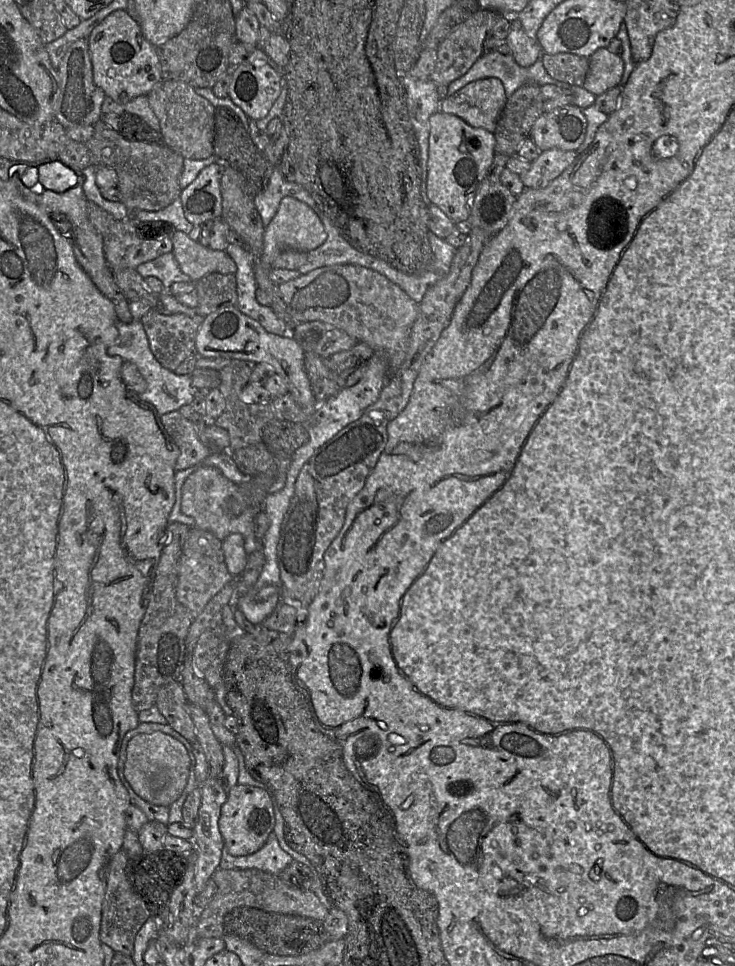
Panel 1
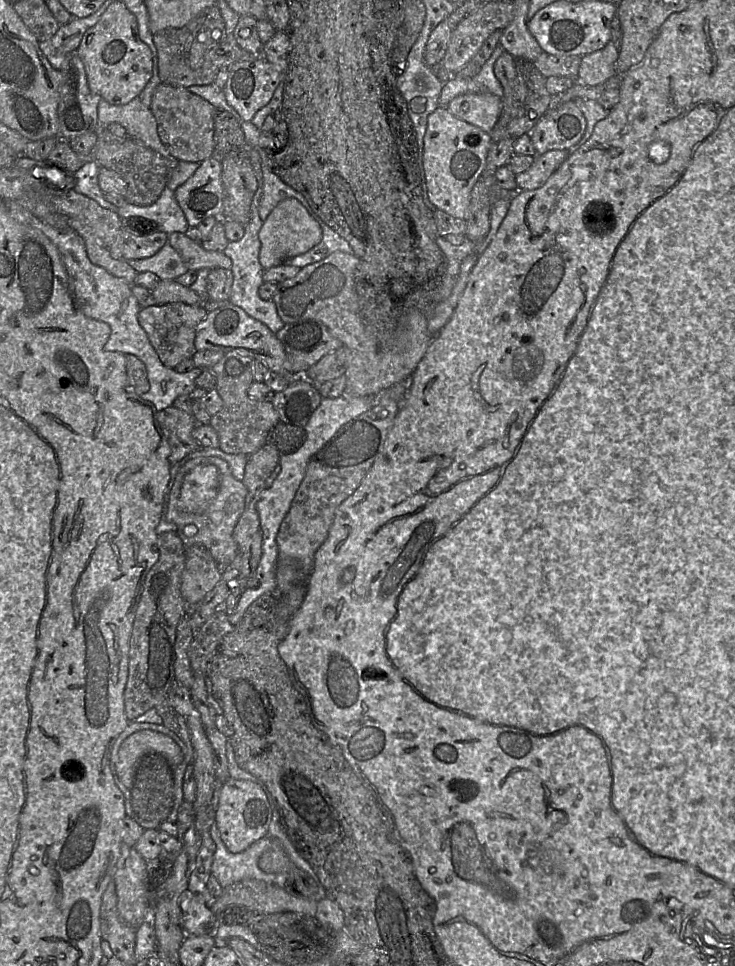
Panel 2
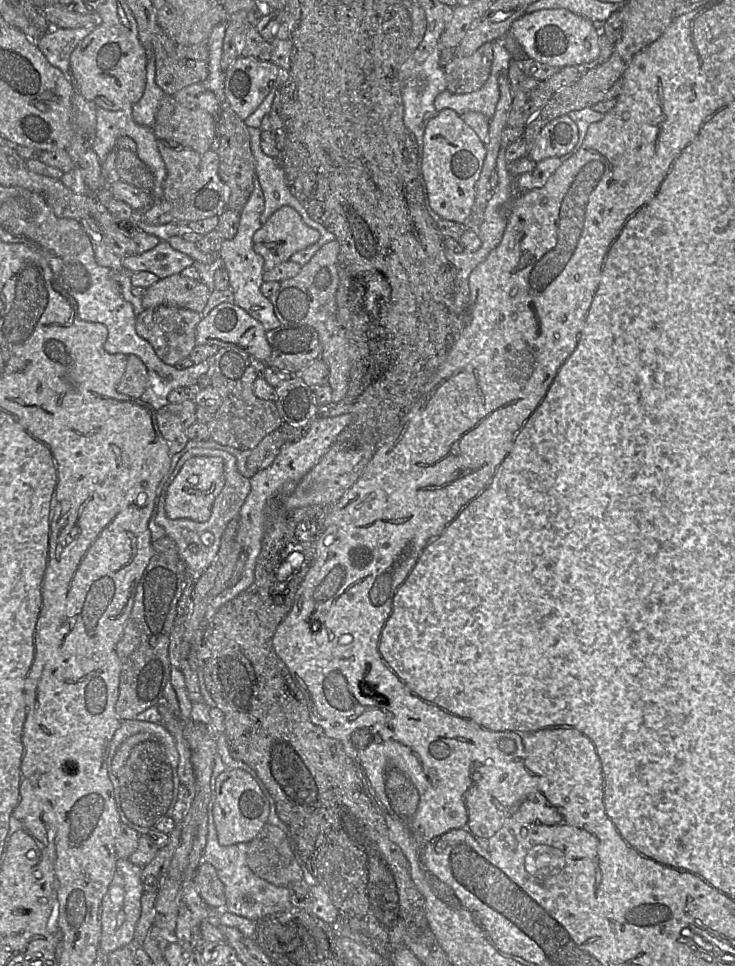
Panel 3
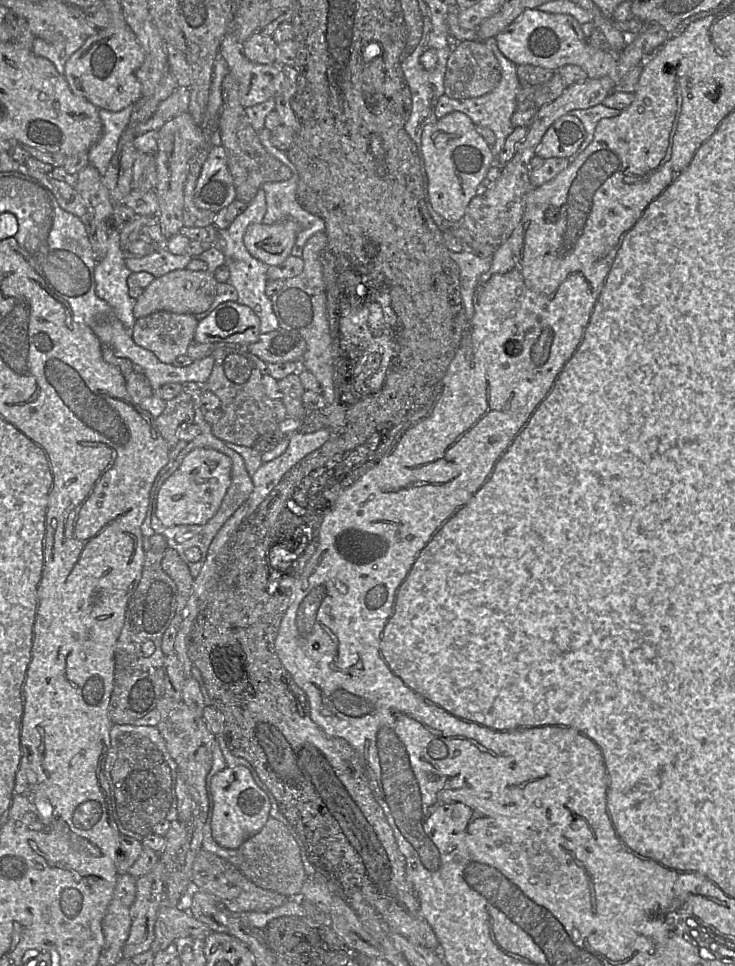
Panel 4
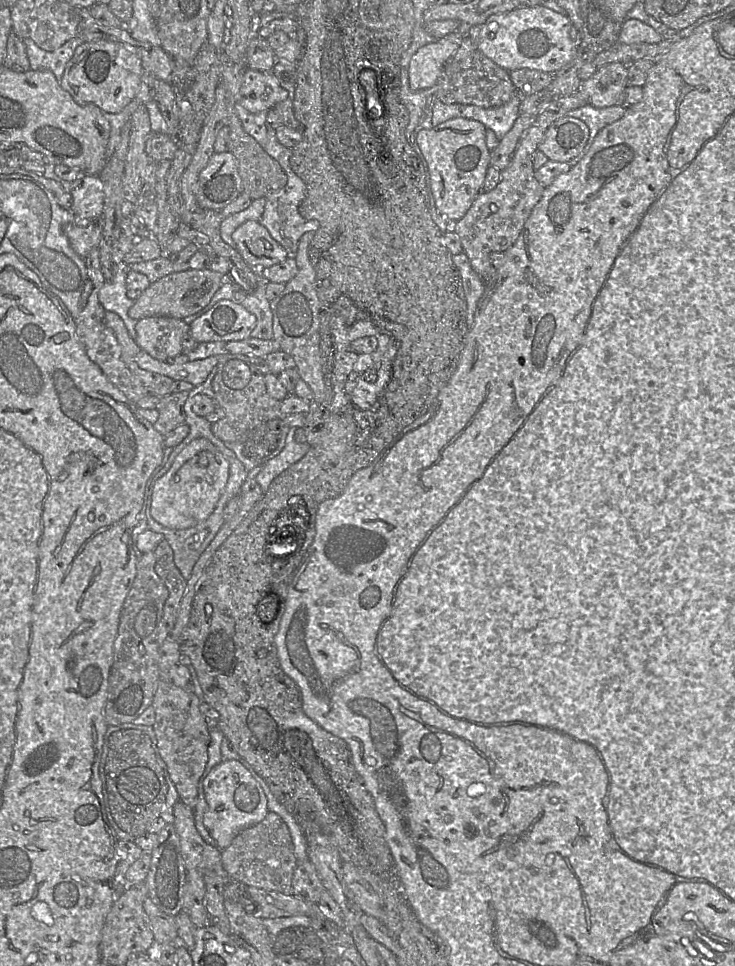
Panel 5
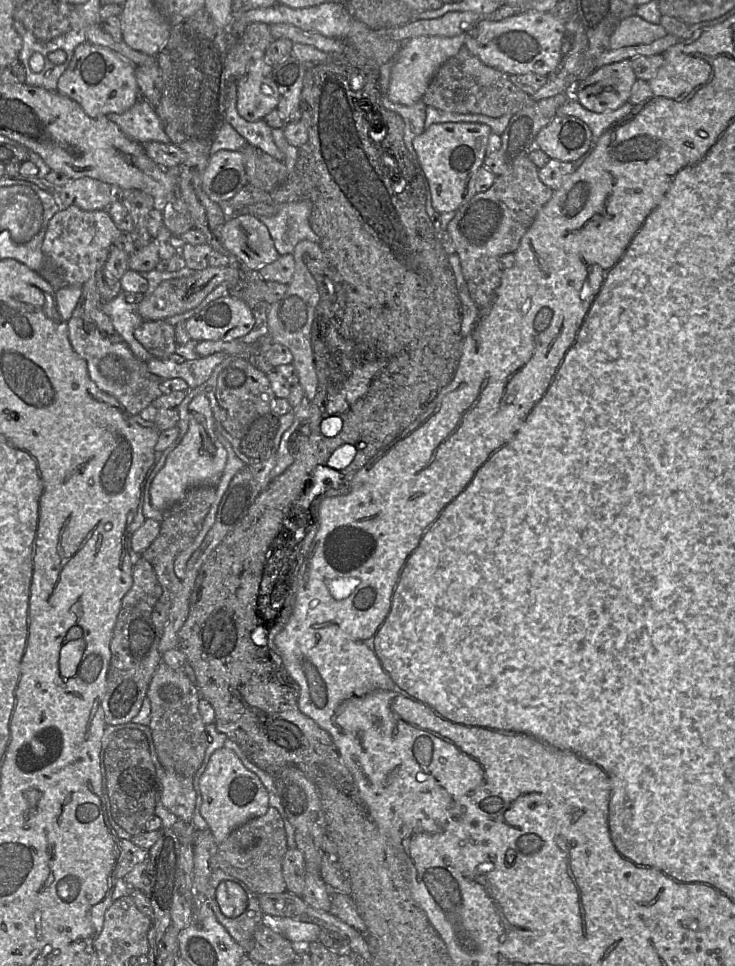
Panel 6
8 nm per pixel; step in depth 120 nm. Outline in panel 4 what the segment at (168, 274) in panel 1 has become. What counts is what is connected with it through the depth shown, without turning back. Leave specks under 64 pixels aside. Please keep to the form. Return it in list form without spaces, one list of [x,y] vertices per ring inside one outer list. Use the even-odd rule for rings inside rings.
[[[157,246],[146,256],[126,259],[125,264],[132,273],[144,271],[159,278],[175,270],[186,269],[192,259],[187,254],[174,255],[165,246]]]

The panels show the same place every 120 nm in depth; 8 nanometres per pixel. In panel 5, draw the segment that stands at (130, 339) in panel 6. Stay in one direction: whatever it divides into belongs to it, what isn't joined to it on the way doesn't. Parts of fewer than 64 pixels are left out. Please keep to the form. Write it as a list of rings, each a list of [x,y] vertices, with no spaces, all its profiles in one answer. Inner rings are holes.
[[[126,264],[114,265],[114,275],[111,280],[106,280],[99,290],[98,299],[106,311],[116,313],[124,322],[129,335],[135,340],[135,325],[137,320],[129,316],[129,309],[135,300],[126,295],[126,277],[129,267]]]

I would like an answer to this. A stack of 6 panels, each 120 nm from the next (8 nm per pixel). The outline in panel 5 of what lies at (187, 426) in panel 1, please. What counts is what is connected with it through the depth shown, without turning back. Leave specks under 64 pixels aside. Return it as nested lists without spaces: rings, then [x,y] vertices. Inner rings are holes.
[[[172,392],[169,395],[159,397],[156,407],[159,417],[153,426],[160,434],[167,435],[177,426],[185,423],[183,407],[188,398],[188,392]]]

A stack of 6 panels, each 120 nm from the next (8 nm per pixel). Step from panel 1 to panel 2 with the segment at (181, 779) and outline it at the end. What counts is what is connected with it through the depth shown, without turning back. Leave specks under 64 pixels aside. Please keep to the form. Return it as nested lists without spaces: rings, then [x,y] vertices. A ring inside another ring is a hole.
[[[140,730],[120,744],[117,760],[113,764],[114,779],[129,787],[131,776],[136,771],[136,762],[148,752],[162,754],[171,768],[184,761],[183,749],[171,737],[151,730]]]

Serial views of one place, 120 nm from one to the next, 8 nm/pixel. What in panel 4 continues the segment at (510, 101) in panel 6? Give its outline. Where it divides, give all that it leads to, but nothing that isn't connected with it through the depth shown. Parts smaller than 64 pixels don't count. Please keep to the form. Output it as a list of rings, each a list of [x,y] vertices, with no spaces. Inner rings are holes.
[[[463,40],[454,43],[446,64],[444,94],[453,99],[466,99],[492,91],[499,83],[500,67],[490,47],[484,40]]]

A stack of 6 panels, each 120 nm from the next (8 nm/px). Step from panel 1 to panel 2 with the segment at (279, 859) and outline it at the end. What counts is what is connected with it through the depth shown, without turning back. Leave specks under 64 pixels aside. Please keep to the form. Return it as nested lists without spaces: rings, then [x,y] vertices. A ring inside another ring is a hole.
[[[214,818],[214,822],[212,822],[212,828],[210,831],[210,874],[215,877],[215,879],[217,880],[218,884],[222,889],[224,889],[225,887],[228,887],[231,884],[234,884],[236,882],[239,882],[245,879],[261,880],[276,886],[283,887],[284,883],[287,881],[288,873],[267,874],[263,872],[258,867],[258,864],[257,864],[261,854],[270,846],[271,839],[272,838],[267,834],[265,837],[257,840],[252,845],[250,845],[246,850],[239,853],[232,853],[228,851],[220,842],[220,836],[216,828],[215,818]]]

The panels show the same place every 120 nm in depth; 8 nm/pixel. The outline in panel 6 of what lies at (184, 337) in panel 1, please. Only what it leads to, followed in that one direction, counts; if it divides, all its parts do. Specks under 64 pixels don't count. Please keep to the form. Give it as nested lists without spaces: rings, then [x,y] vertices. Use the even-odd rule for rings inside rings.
[[[166,320],[143,321],[133,334],[152,357],[168,360],[167,356],[175,353],[175,327]]]

